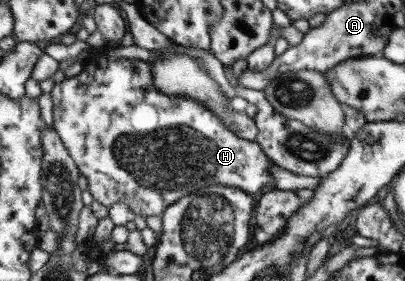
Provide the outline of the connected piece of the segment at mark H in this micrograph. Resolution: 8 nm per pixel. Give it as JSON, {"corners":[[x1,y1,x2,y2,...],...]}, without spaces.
{"corners":[[90,51,77,76,57,82,52,90,53,125,68,153,76,160,93,199,108,207,126,203,142,218,162,217,167,209,190,193,212,184,244,189,247,194,272,183,270,160,254,140,238,137,202,100,182,94,170,96,156,88,154,65,141,59]]}

